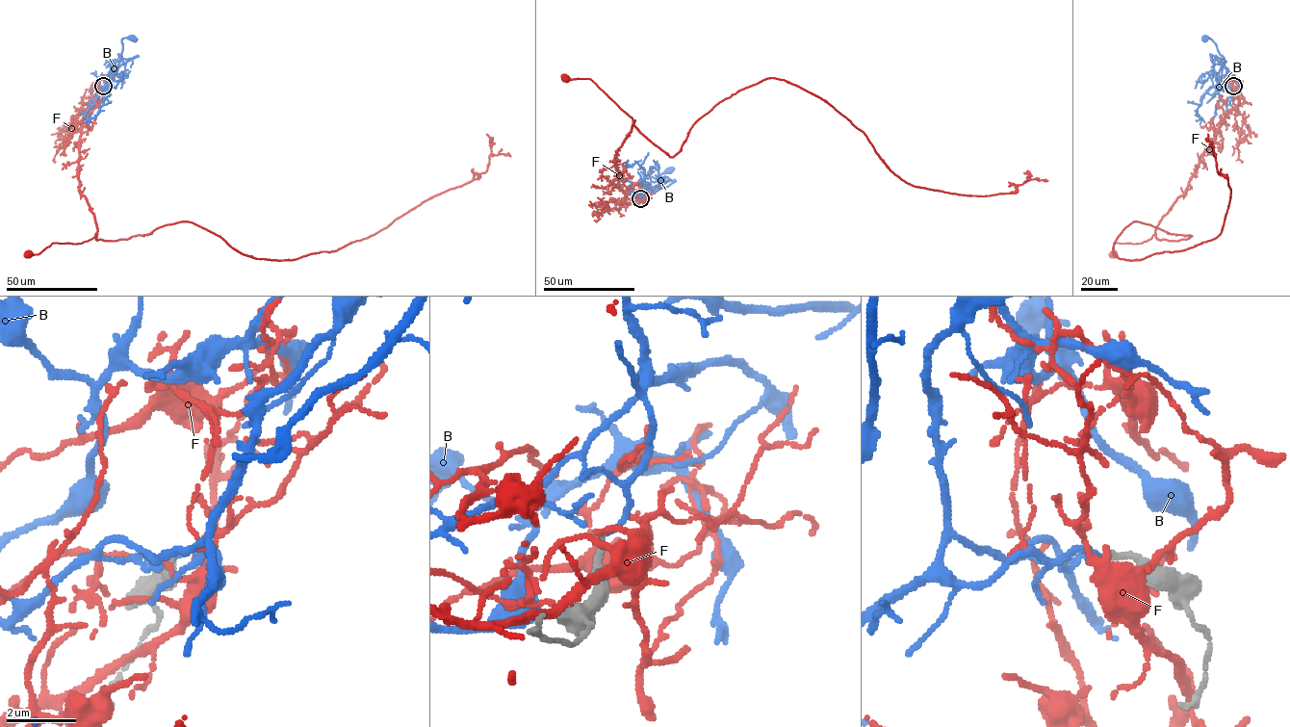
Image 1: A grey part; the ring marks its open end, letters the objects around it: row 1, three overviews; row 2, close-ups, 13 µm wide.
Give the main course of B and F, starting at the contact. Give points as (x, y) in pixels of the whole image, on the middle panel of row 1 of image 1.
B: (640, 198), (640, 182), (646, 182), (650, 190), (657, 191), (658, 176), (670, 170)
F: (640, 198), (637, 202), (629, 203), (615, 174), (616, 151), (634, 120), (589, 79), (565, 78)

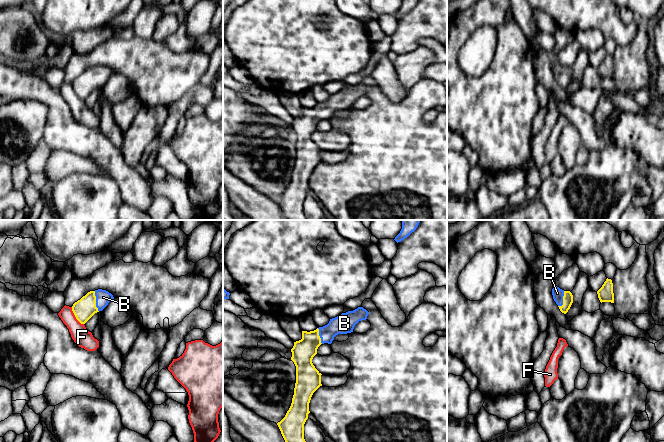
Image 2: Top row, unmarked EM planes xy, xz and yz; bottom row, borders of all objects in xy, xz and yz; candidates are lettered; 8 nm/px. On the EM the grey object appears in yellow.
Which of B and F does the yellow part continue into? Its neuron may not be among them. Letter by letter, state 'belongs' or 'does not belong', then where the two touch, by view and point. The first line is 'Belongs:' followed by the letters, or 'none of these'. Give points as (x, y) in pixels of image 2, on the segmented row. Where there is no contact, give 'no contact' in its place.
Belongs: B
B: belongs; meets yellow in xy at (95, 301)
F: does not belong; meets yellow in xy at (75, 316)

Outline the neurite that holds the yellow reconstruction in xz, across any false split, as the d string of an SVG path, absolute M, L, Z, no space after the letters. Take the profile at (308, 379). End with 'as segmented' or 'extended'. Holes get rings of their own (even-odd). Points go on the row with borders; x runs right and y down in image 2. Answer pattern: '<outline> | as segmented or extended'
M363 307L342 313L314 331L302 331L302 339L294 342L291 360L296 366L296 383L292 403L285 417L277 423L285 442L306 442L304 424L308 419L313 393L322 386L321 373L312 363L321 344L331 344L338 334L353 332L355 325L366 320L369 312Z | extended

